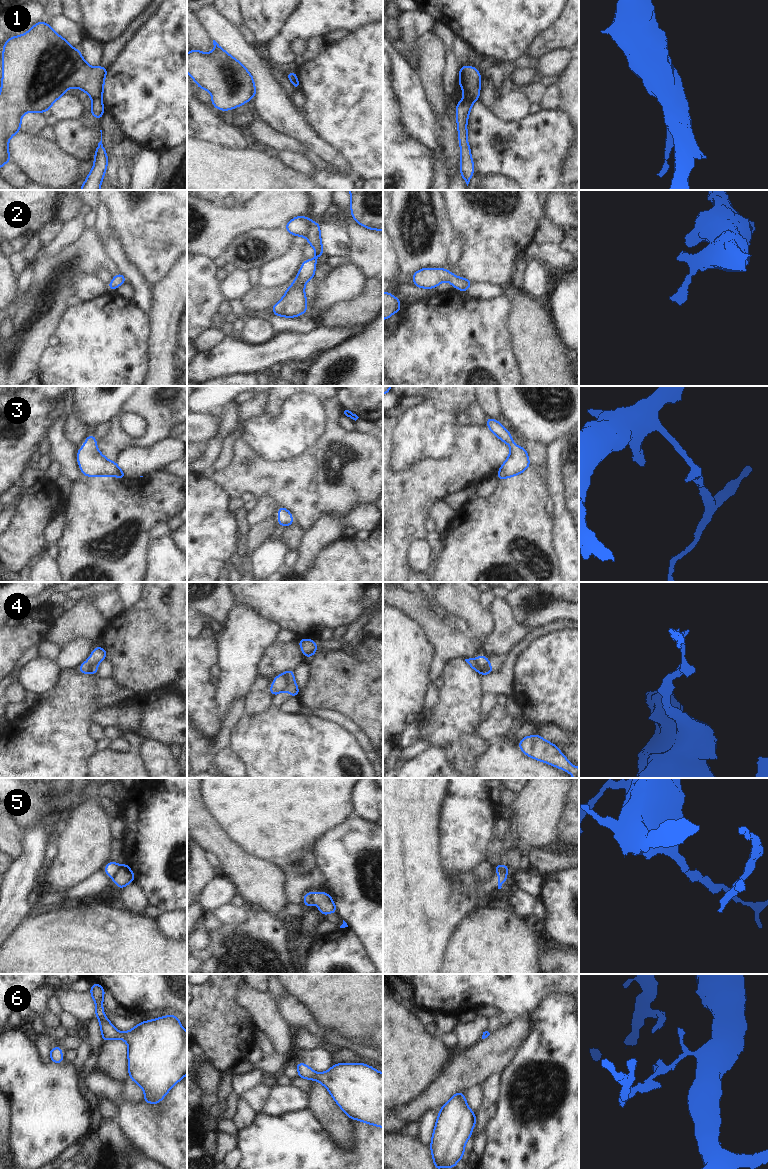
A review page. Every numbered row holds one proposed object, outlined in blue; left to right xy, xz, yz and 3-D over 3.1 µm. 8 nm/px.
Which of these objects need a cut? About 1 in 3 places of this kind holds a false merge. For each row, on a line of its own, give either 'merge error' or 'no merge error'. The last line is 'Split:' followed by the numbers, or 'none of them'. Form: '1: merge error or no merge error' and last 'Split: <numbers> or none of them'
1: merge error
2: no merge error
3: no merge error
4: merge error
5: merge error
6: no merge error
Split: 1, 4, 5

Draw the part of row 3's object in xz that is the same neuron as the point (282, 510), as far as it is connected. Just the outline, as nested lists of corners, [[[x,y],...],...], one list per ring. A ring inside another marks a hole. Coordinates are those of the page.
[[[279,506],[278,515],[278,525],[285,526],[287,528],[293,524],[294,518],[292,517],[291,512],[288,511],[284,506]]]

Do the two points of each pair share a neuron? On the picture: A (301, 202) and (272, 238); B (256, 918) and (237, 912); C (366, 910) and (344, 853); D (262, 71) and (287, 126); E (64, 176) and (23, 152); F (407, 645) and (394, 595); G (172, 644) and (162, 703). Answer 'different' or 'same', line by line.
A: different
B: different
C: same
D: same
E: same
F: different
G: different

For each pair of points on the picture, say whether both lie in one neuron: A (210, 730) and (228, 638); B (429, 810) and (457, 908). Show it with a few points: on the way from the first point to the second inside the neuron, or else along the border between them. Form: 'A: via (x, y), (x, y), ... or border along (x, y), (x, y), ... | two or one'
A: border along (217, 684), (218, 705), (219, 711), (222, 714) | two
B: via (427, 834), (427, 878), (433, 884) | one

